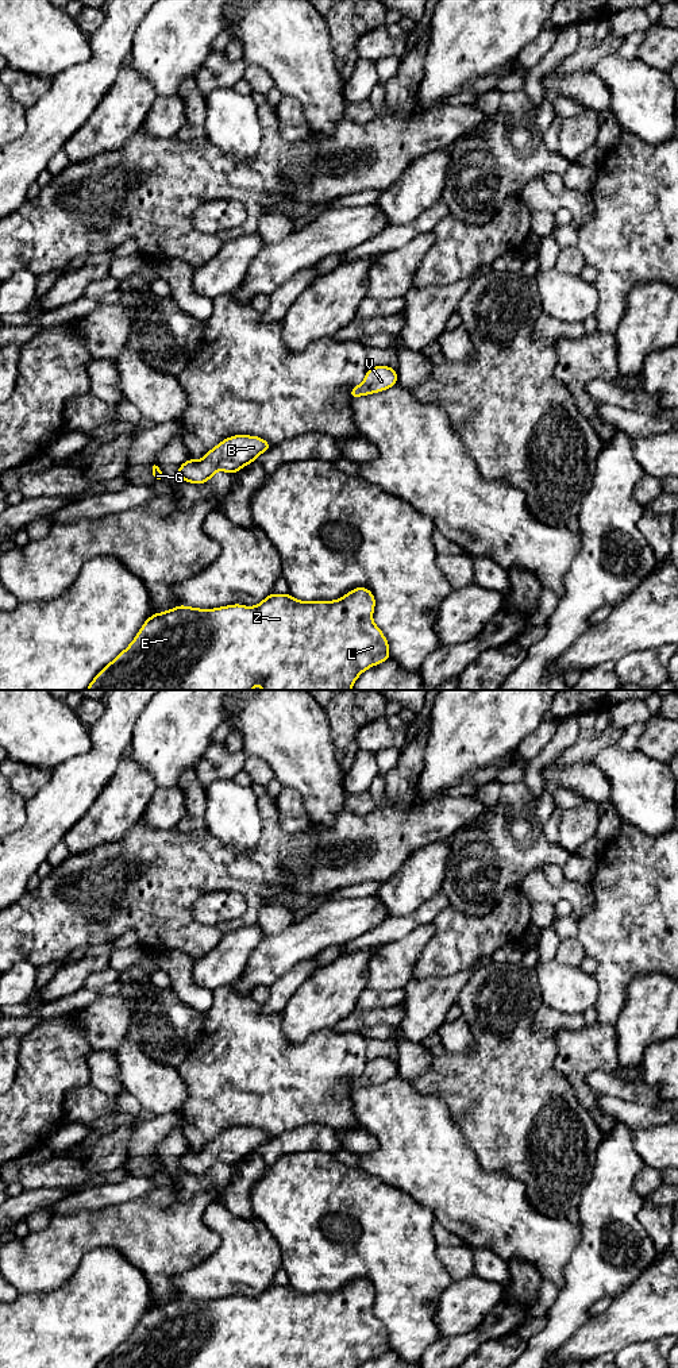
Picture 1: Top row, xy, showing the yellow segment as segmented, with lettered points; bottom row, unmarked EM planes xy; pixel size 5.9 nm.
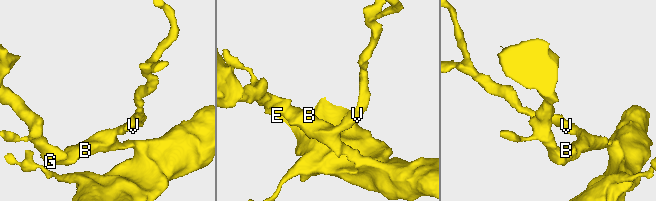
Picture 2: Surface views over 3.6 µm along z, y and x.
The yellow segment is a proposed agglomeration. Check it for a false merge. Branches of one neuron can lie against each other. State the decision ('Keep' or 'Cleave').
Keep

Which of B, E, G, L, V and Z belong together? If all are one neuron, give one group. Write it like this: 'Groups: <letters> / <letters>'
Groups: B E G L V Z

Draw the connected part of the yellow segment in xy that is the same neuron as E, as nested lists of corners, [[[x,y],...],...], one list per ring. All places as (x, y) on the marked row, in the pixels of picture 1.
[[[355,587],[342,598],[334,601],[304,602],[296,600],[289,593],[281,596],[273,591],[255,606],[234,604],[215,609],[199,609],[178,605],[162,613],[153,613],[130,646],[101,668],[86,690],[253,690],[255,685],[261,685],[262,690],[351,690],[363,671],[390,659],[389,643],[373,621],[374,606],[375,598],[367,587]]]

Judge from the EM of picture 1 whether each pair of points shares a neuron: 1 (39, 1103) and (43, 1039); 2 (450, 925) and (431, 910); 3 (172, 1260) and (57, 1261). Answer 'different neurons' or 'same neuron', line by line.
1: same neuron
2: different neurons
3: same neuron

